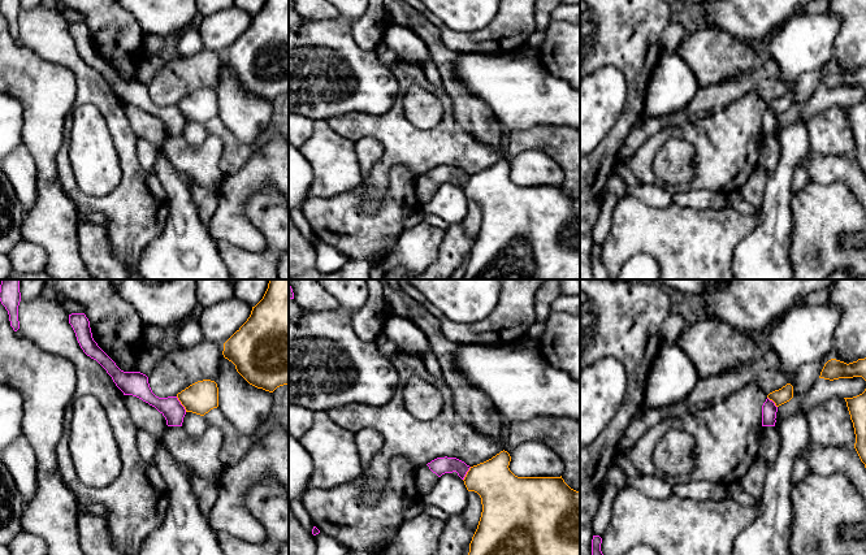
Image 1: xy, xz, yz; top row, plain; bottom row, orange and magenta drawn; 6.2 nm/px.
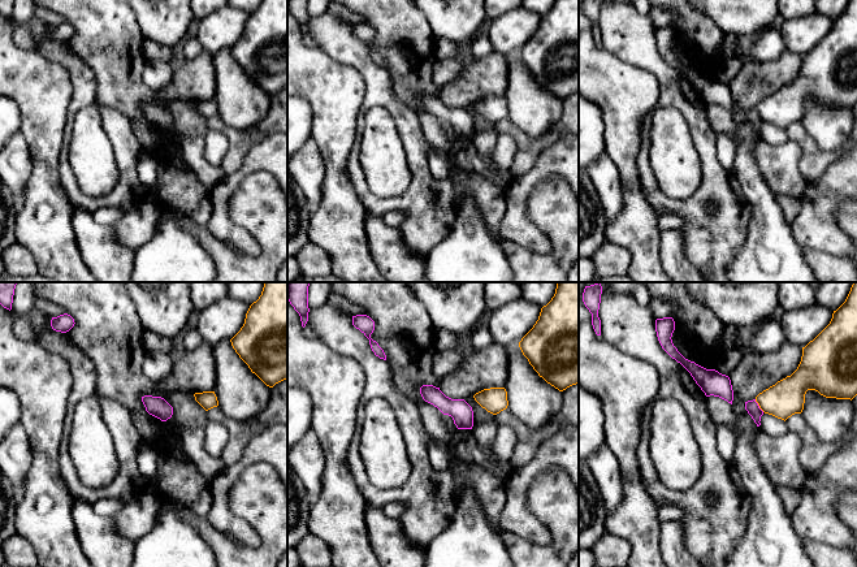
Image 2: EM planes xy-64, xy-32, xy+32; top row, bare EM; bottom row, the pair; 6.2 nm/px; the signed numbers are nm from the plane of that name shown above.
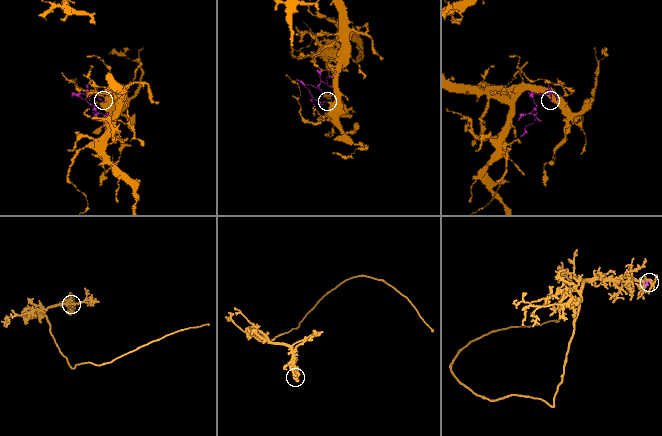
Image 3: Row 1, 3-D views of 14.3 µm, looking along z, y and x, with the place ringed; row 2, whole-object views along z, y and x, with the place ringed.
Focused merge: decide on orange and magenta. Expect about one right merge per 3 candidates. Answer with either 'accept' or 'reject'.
reject

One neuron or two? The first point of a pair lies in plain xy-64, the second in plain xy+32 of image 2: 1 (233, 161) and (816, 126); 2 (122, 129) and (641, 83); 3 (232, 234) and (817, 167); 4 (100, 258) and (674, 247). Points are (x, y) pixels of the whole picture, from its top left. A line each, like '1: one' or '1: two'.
1: two
2: two
3: two
4: one

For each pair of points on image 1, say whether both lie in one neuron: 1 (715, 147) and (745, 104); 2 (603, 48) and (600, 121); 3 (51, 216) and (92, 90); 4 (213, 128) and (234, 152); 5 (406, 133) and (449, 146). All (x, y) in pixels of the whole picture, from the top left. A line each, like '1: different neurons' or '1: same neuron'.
1: same neuron
2: different neurons
3: different neurons
4: same neuron
5: same neuron

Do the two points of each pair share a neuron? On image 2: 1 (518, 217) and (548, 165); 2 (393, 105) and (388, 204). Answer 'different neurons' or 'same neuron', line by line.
1: same neuron
2: same neuron

